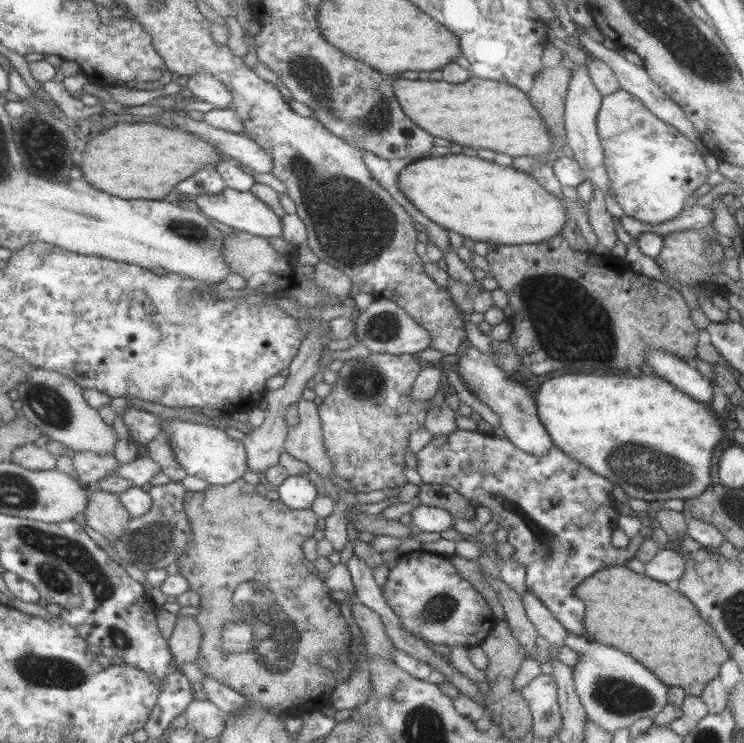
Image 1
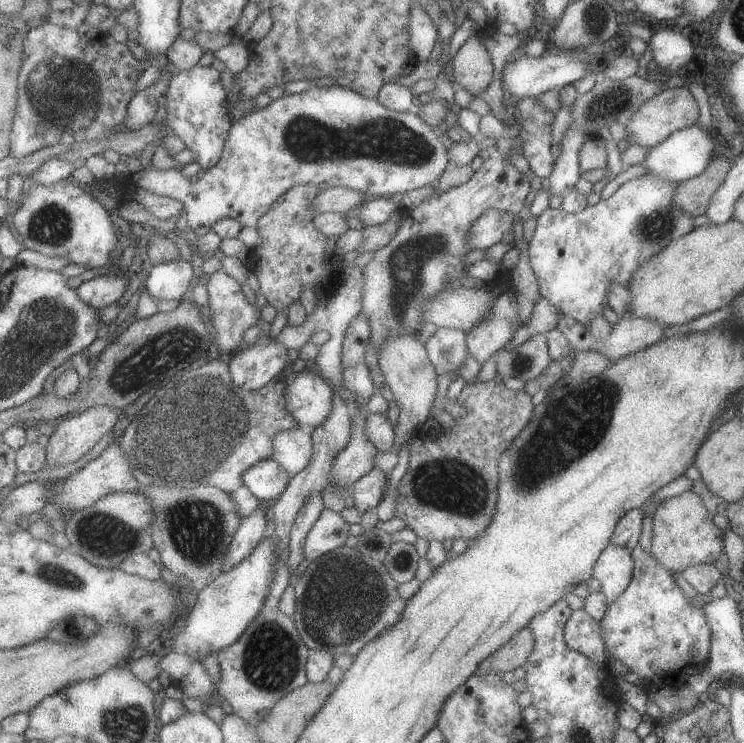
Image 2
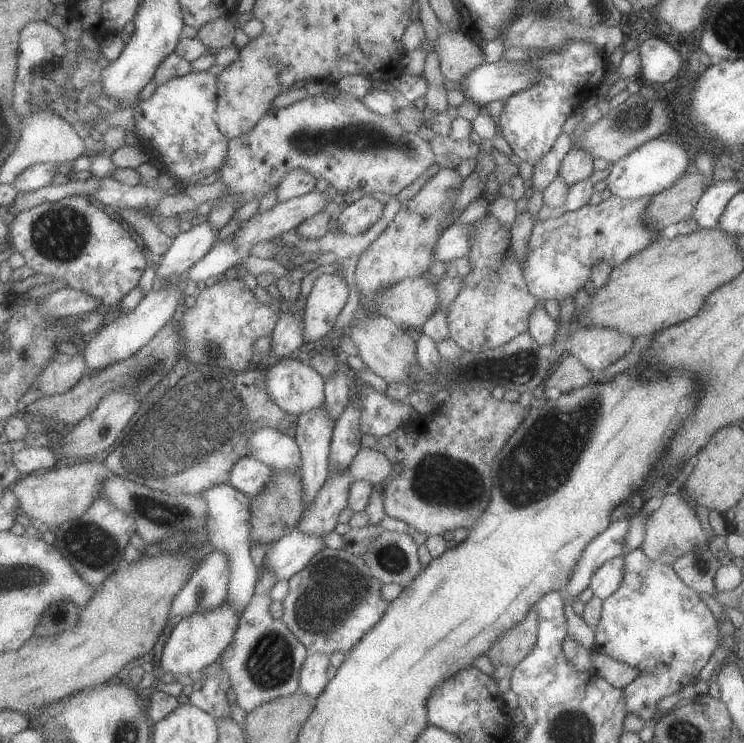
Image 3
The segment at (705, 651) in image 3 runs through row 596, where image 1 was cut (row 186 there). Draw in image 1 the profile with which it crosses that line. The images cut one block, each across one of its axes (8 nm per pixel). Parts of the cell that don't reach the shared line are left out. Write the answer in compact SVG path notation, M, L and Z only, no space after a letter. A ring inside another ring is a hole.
M621 88L602 96L596 131L608 180L606 192L624 214L643 224L673 220L687 199L706 183L703 155L674 126L659 120L643 103Z

